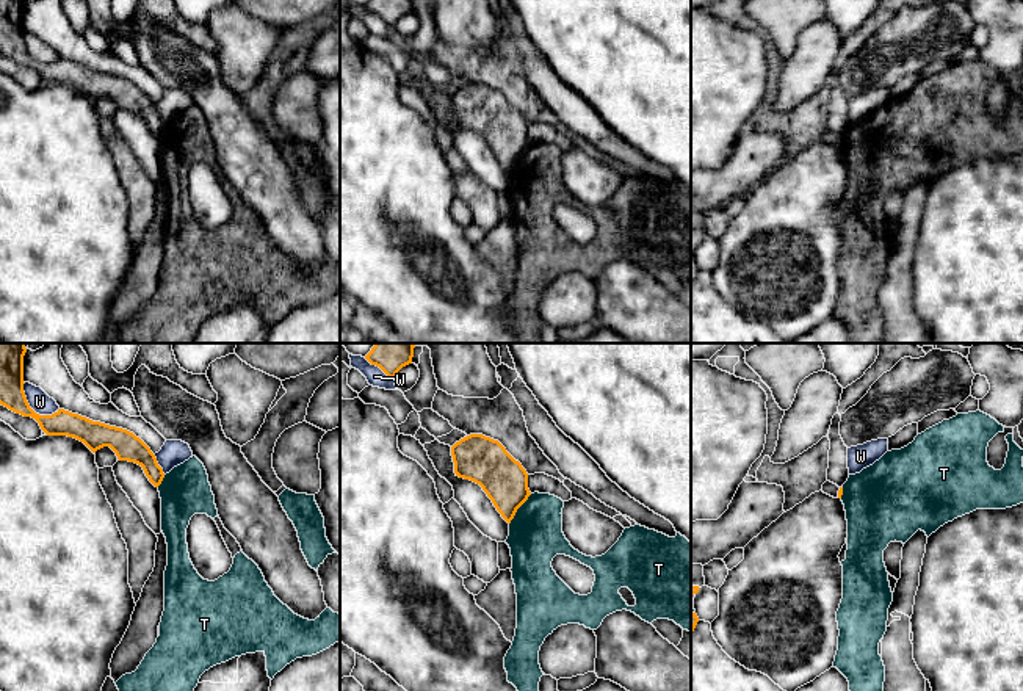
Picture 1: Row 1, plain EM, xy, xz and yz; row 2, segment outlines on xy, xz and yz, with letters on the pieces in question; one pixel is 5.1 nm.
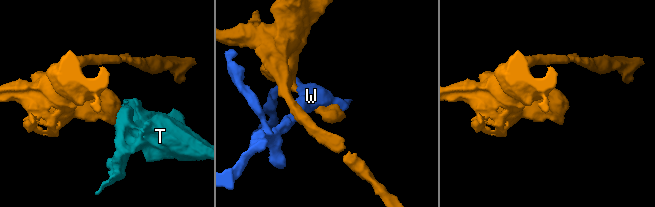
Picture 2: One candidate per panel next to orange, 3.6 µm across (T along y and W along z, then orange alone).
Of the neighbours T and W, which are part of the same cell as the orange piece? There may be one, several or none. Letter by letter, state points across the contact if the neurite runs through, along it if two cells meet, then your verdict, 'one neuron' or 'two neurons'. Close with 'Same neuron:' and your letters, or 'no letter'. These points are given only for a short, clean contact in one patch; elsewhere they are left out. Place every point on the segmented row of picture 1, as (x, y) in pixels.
T: along xz (531, 494), (509, 524) | two neurons
W: two neurons
Same neuron: no letter

